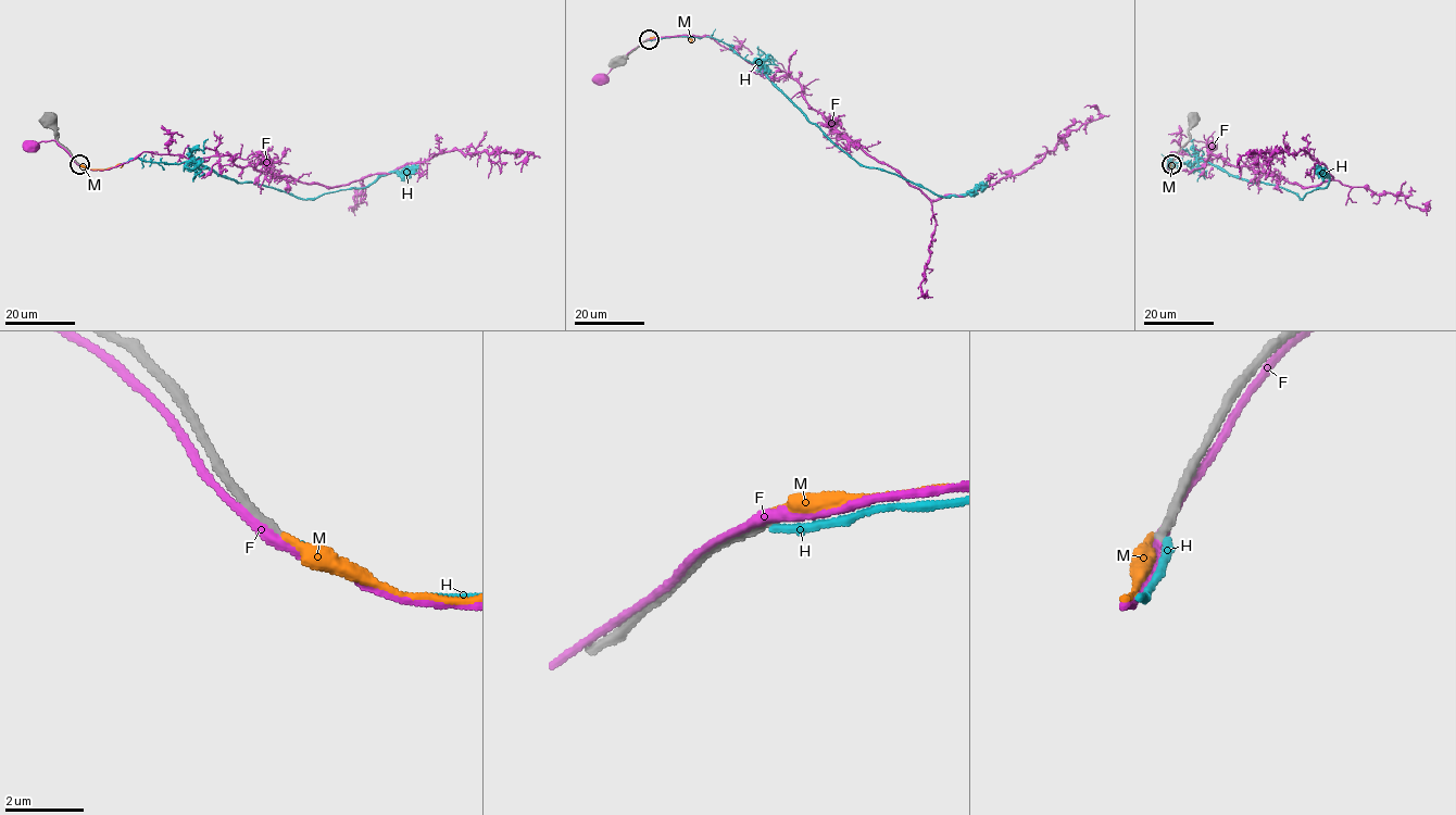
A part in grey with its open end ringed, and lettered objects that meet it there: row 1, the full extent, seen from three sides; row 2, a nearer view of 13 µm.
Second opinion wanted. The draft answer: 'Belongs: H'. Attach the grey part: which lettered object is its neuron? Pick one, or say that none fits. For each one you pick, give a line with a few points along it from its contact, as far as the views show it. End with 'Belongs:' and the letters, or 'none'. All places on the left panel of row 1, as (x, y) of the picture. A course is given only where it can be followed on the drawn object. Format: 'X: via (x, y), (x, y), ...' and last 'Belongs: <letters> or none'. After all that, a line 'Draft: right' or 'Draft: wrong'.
Belongs: none
Draft: wrong

